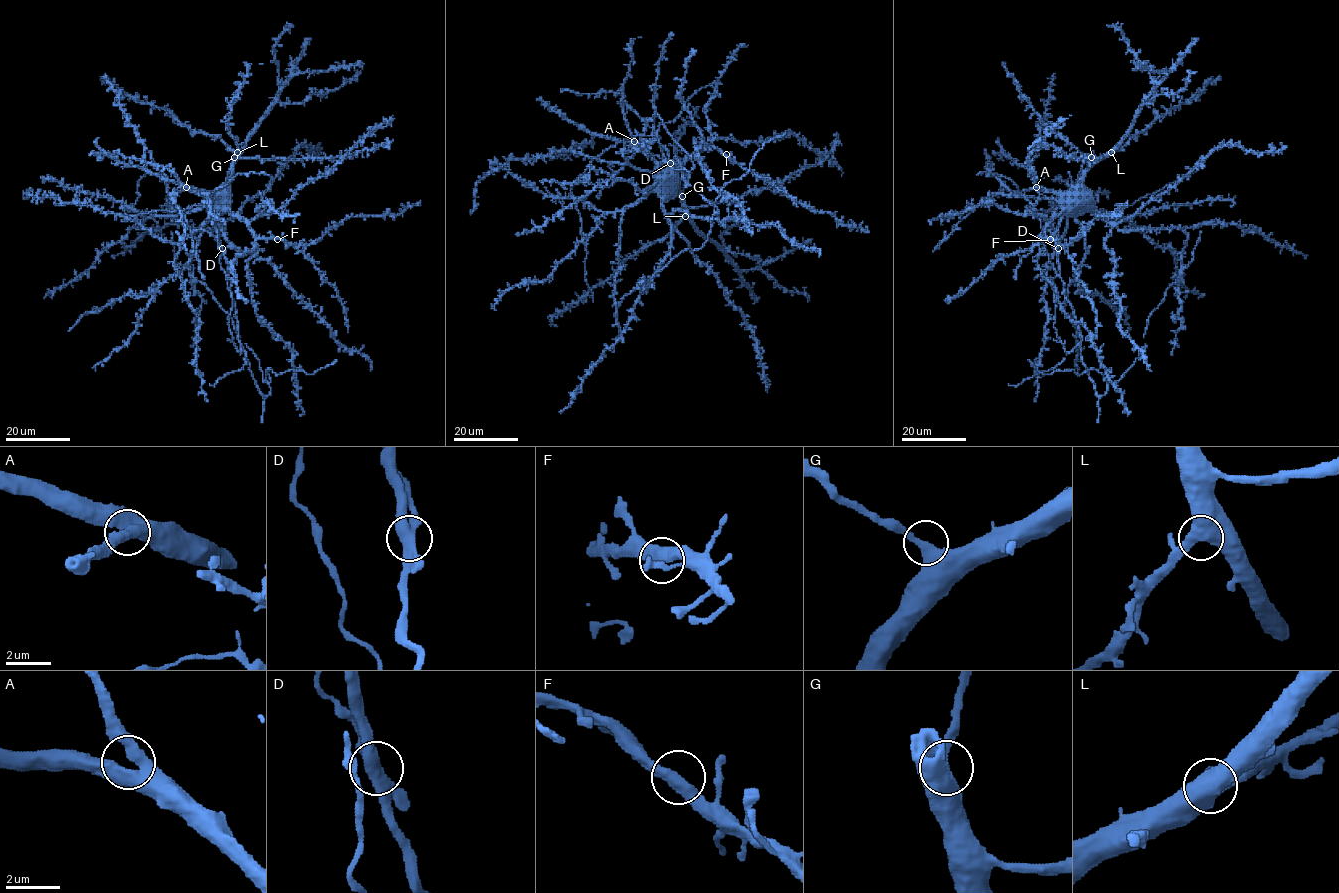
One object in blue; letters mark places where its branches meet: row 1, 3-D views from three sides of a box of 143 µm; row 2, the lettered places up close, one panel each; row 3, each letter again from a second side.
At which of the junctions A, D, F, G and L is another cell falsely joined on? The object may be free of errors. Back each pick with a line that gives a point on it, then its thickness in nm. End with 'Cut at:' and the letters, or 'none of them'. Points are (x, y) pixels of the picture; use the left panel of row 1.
D: place (222, 248); calibre 500 nm
Cut at: D

